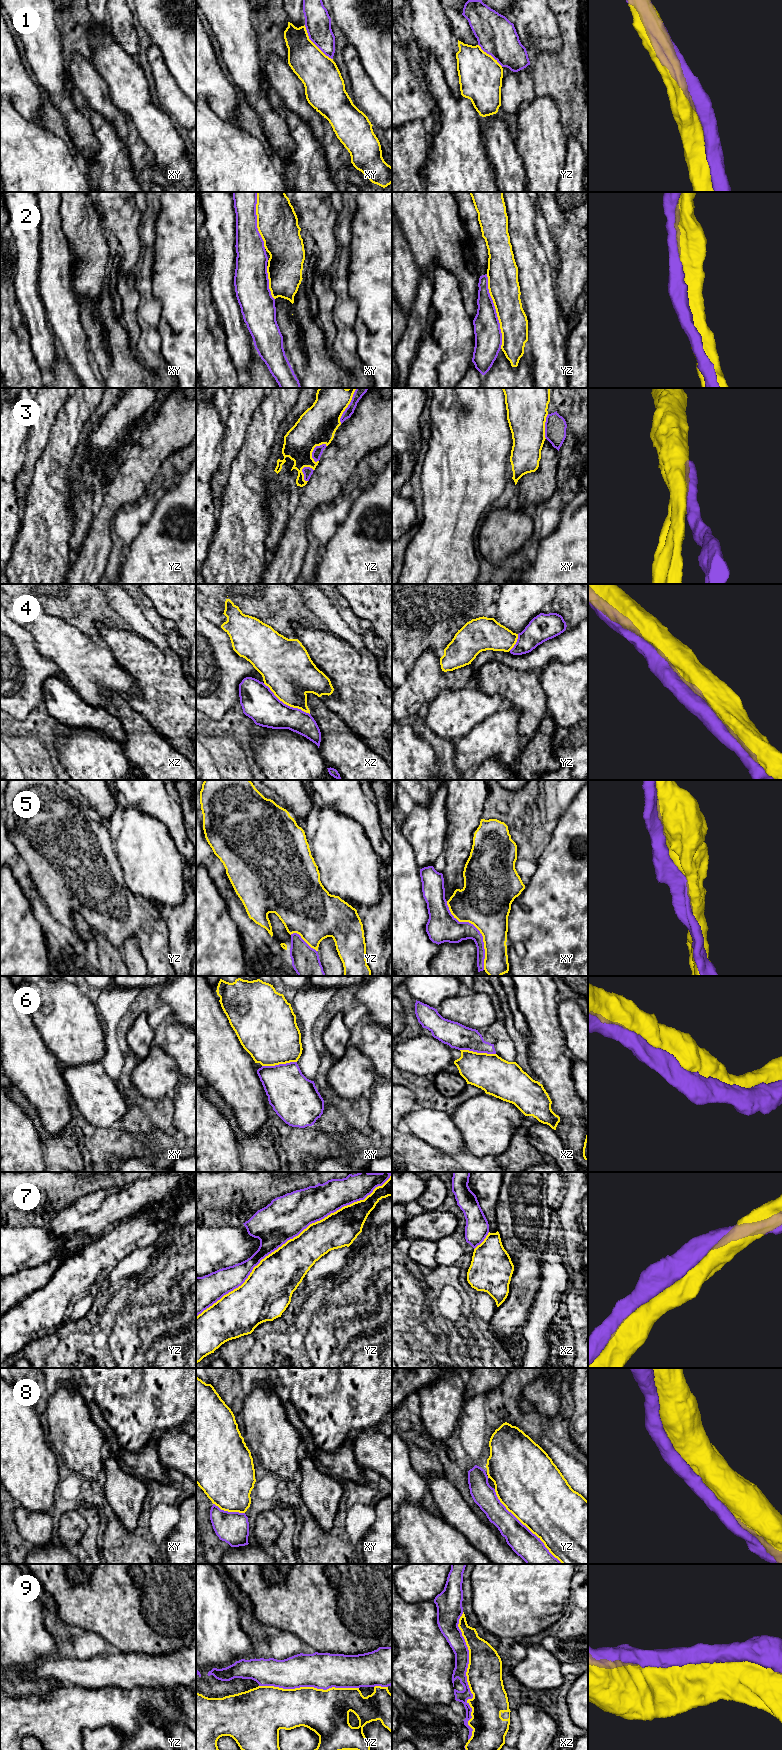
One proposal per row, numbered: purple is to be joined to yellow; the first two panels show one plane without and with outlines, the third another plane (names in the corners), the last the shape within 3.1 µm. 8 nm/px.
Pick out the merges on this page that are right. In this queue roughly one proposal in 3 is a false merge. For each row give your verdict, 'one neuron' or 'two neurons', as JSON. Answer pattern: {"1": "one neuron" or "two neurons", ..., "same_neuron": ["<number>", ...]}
{"1": "two neurons", "2": "one neuron", "3": "one neuron", "4": "one neuron", "5": "one neuron", "6": "one neuron", "7": "two neurons", "8": "one neuron", "9": "one neuron", "same_neuron": ["2", "3", "4", "5", "6", "8", "9"]}

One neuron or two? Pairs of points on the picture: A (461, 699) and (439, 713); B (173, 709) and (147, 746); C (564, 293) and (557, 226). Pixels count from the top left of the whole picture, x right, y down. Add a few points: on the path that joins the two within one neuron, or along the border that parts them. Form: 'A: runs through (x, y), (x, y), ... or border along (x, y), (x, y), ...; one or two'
A: runs through (456, 704), (447, 713), (444, 713); one
B: border along (142, 714), (172, 745); two
C: runs through (568, 276), (568, 243); one

